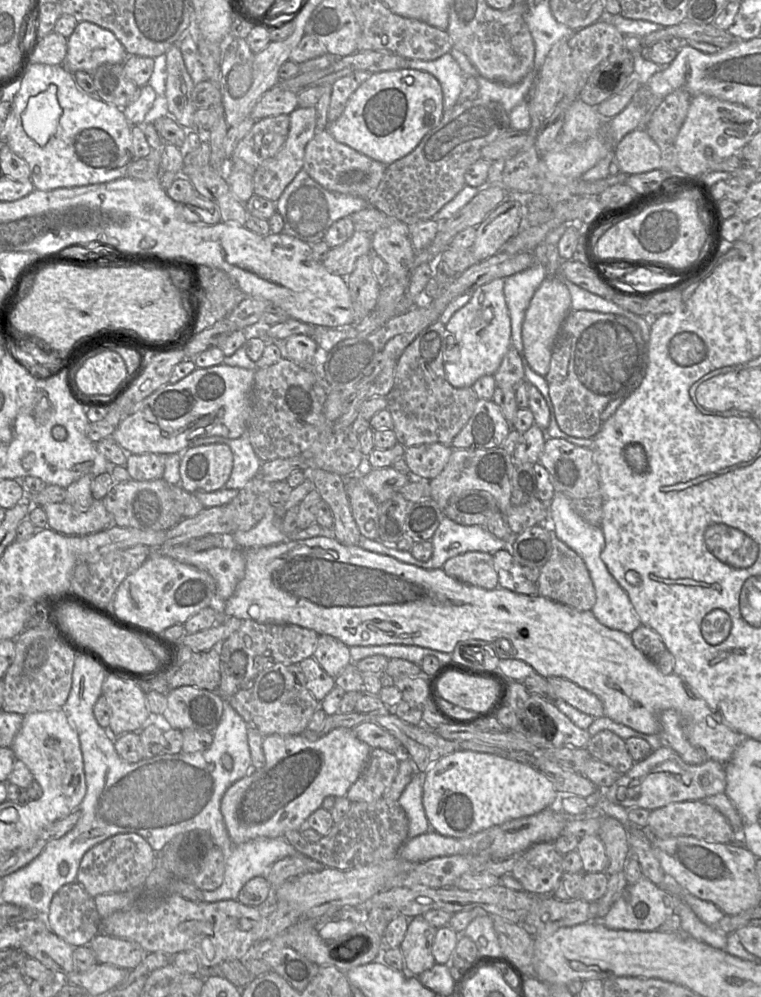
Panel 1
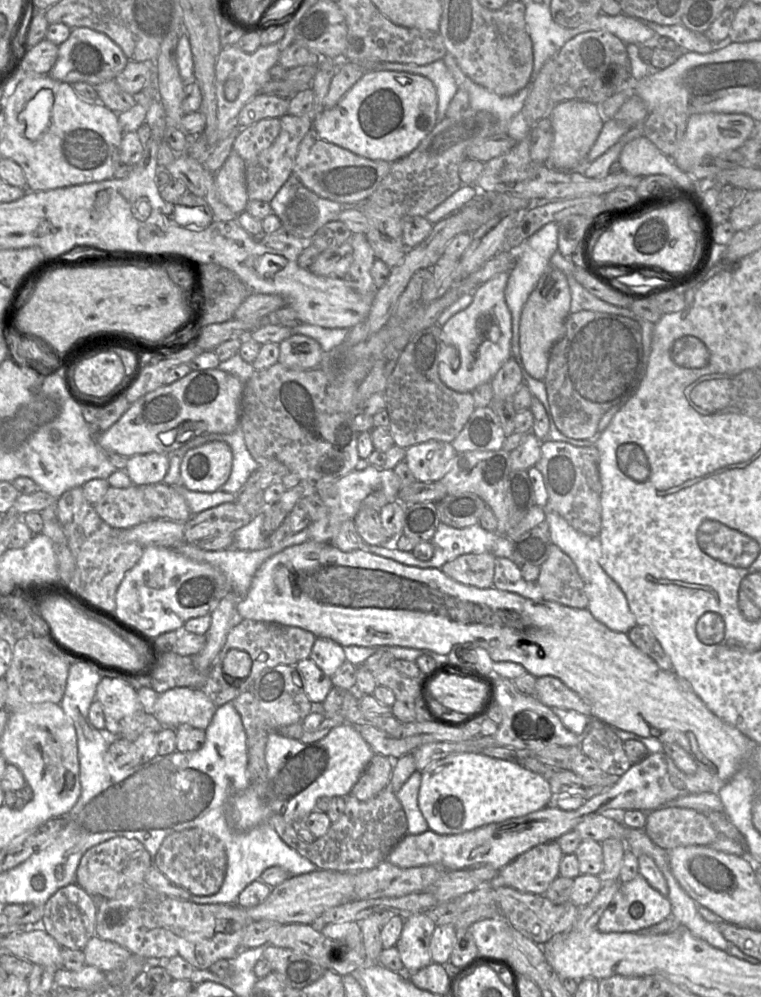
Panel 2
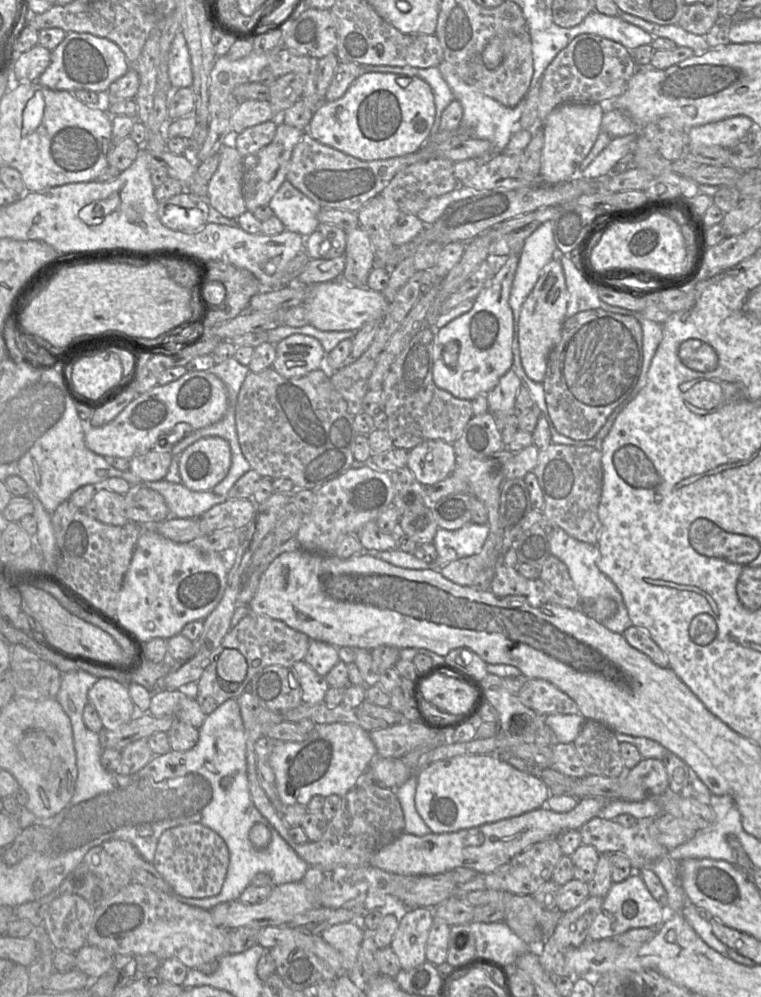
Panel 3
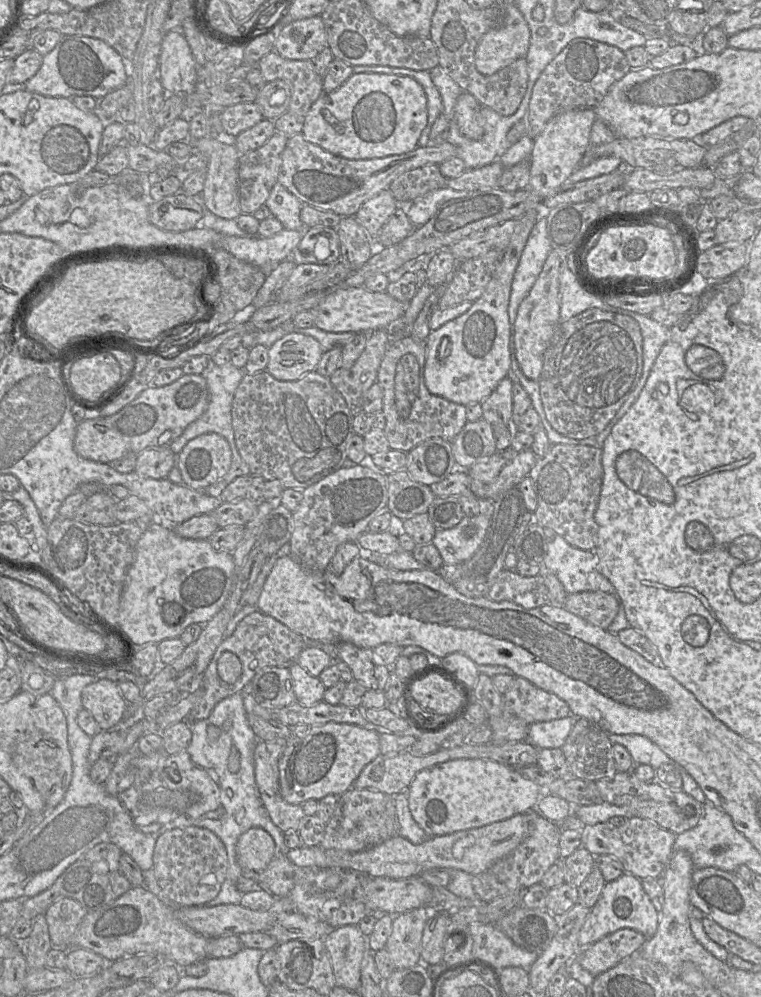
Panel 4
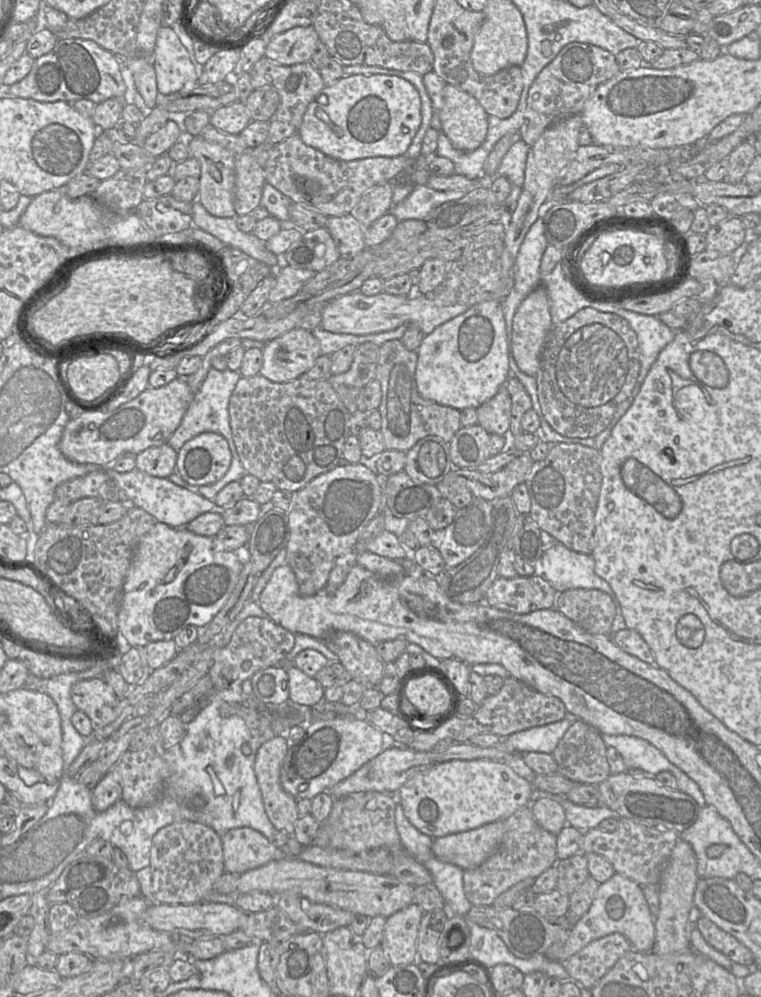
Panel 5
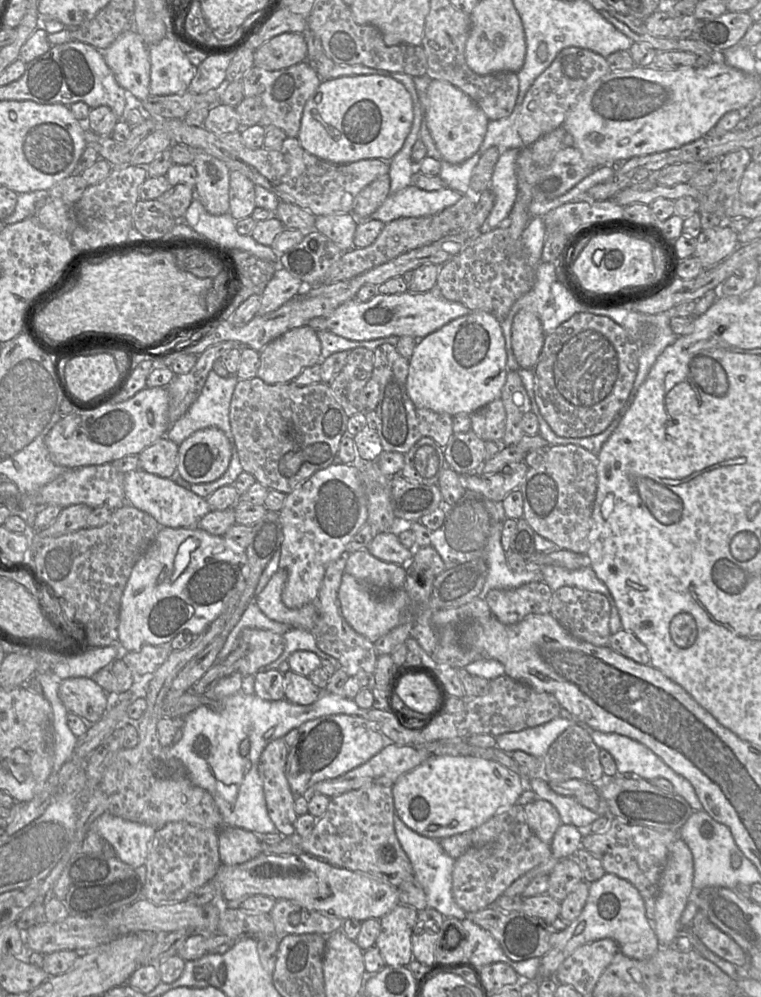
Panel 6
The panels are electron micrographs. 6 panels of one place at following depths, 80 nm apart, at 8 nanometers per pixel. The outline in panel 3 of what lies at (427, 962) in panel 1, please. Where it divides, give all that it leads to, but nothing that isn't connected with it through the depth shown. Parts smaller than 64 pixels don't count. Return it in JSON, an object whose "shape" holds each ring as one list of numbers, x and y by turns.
{"shape":[[408,909,400,918,390,948,397,955,402,970,410,970,426,962,426,943,433,923,433,909]]}

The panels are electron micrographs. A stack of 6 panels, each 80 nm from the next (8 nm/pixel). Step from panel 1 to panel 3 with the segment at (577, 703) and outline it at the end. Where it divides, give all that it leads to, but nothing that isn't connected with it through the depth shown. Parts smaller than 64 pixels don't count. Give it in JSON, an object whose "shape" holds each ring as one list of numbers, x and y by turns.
{"shape":[[528,679,517,696,522,704,545,717,550,714,579,714,574,700,542,679]]}

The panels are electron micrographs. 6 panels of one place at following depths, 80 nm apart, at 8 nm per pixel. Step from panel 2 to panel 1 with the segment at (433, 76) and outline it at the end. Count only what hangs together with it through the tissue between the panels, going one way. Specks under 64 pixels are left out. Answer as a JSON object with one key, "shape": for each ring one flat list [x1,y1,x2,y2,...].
{"shape":[[450,52,430,60,407,60,407,68,427,72,440,83,443,92,444,111,458,103,466,76]]}

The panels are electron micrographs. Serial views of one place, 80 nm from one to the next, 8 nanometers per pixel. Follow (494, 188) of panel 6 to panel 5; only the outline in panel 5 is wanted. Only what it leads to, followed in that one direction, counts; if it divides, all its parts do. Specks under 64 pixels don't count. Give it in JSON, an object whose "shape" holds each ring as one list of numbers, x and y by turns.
{"shape":[[520,139,504,155,497,169,497,176,506,177,511,184,511,192,503,203,508,209,515,207,521,194,529,149]]}

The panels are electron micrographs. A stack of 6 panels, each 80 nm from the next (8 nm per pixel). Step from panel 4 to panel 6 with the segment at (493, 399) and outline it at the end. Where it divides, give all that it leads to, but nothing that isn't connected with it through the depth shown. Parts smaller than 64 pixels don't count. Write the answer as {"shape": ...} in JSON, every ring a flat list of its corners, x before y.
{"shape":[[501,399,473,412,470,420,471,430,483,441,502,441,506,428,506,411]]}

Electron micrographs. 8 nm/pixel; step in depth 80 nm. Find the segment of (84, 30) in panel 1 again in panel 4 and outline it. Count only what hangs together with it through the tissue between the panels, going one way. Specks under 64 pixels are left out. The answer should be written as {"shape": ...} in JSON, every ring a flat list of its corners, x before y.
{"shape":[[66,35,44,56,40,69,24,88,47,97,91,96,100,100,127,83,123,58,113,47,97,38]]}

